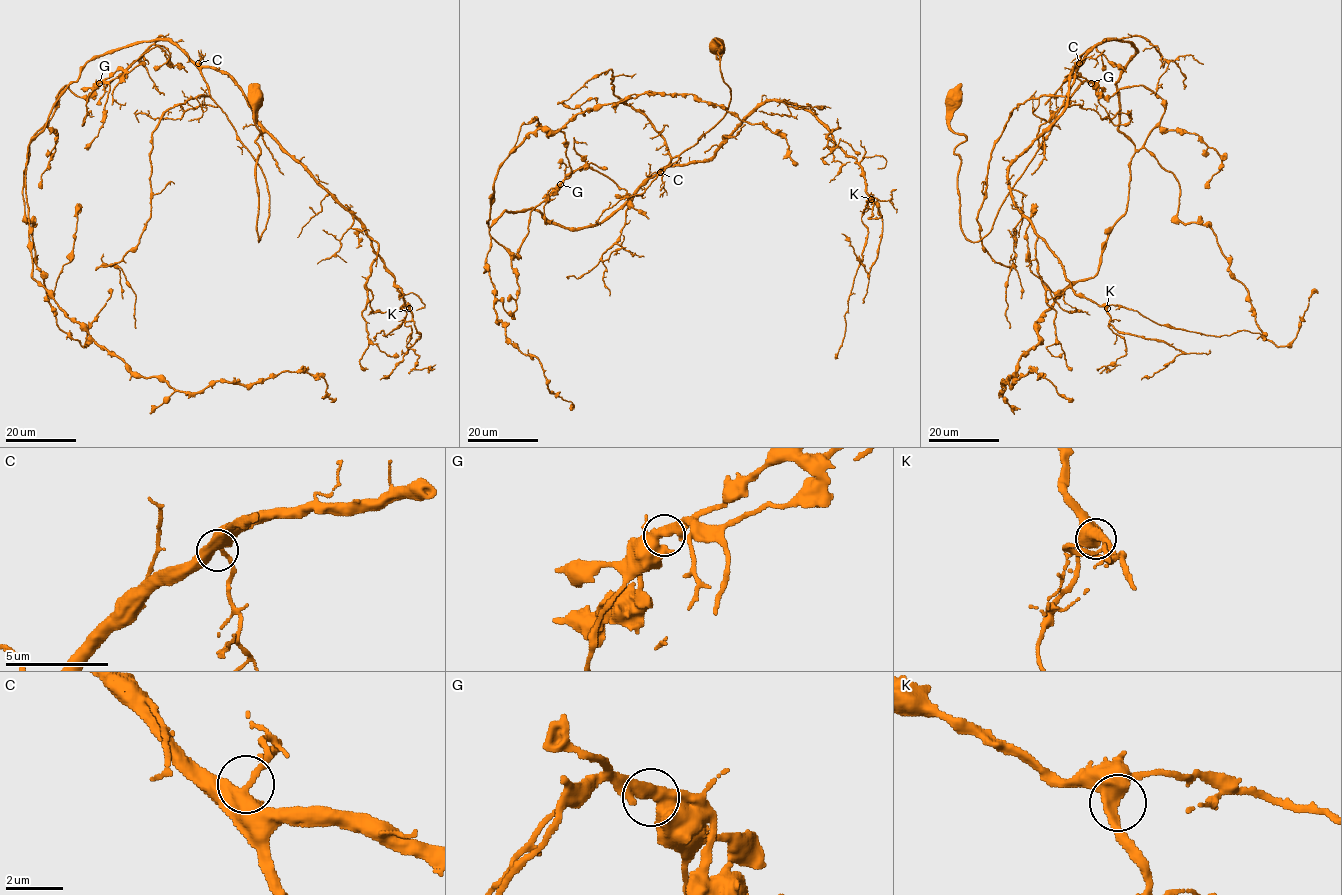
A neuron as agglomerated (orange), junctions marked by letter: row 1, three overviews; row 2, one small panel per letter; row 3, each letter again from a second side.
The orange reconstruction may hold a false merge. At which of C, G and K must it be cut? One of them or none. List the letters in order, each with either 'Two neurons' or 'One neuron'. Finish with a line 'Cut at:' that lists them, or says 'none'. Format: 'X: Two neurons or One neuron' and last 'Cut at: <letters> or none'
C: One neuron
G: Two neurons
K: One neuron
Cut at: G

